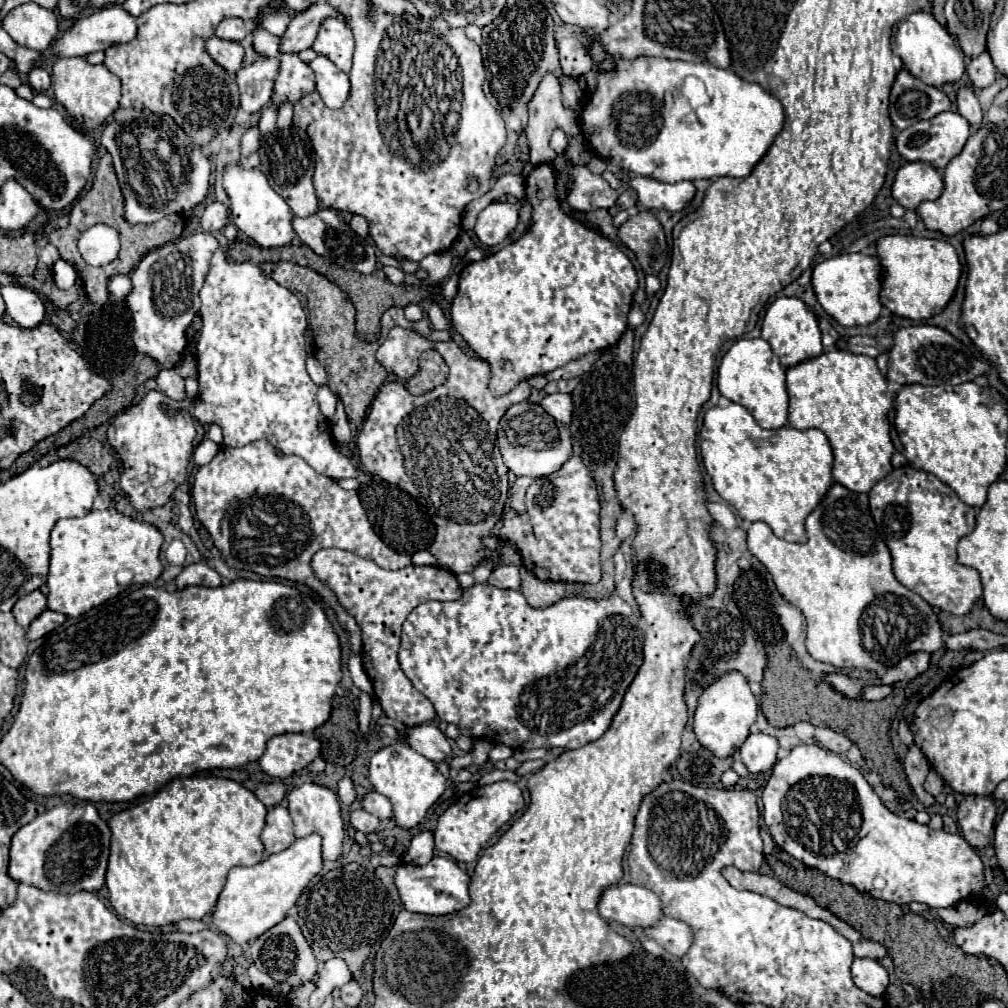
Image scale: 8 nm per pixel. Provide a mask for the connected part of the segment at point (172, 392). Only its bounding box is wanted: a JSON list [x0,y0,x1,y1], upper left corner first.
[155,368,185,400]

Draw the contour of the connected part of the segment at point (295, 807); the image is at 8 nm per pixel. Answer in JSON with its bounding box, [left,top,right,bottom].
[287,784,345,860]

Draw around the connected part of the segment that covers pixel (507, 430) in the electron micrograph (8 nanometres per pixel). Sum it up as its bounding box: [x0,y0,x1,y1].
[497,402,571,478]

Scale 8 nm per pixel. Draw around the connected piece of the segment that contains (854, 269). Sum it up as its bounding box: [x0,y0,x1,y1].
[811,254,881,326]

